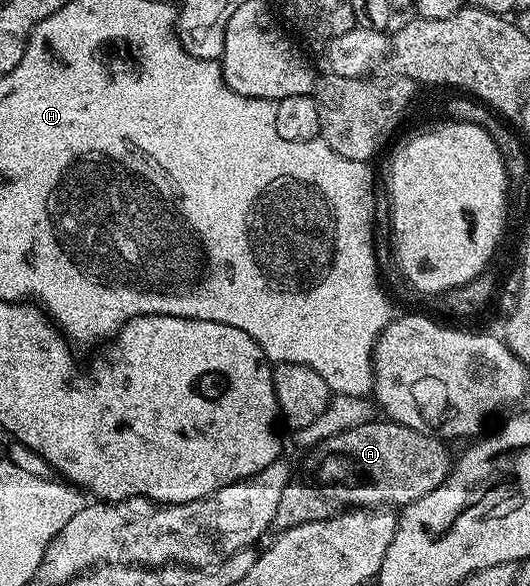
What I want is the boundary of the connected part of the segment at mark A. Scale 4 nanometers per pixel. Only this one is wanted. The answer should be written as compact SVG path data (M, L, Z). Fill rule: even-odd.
M371 419L368 423L346 429L321 441L313 450L314 477L317 488L323 494L335 497L339 506L356 509L380 509L383 507L405 507L416 499L424 499L428 491L436 491L448 479L452 468L452 456L445 440L430 433L421 433L412 427L404 427L389 419Z

